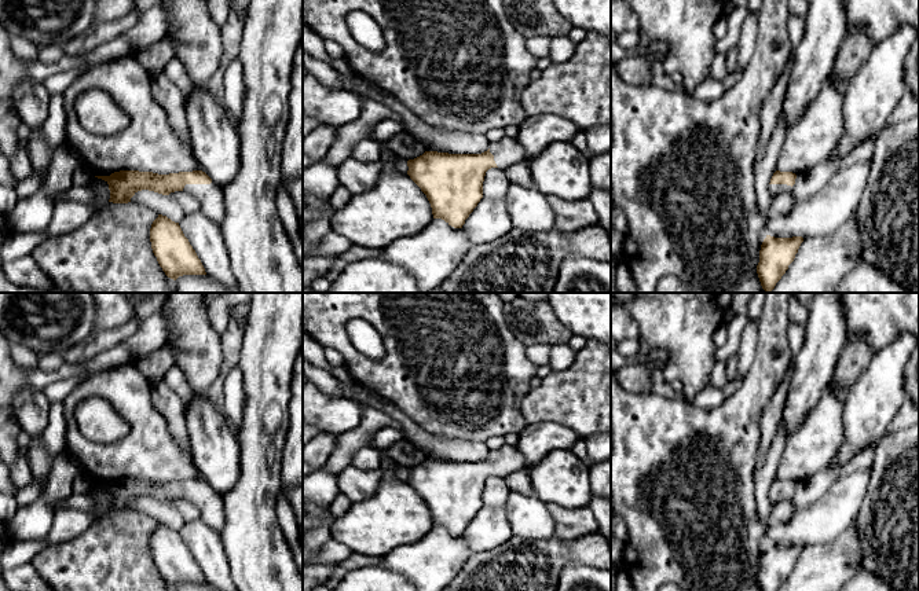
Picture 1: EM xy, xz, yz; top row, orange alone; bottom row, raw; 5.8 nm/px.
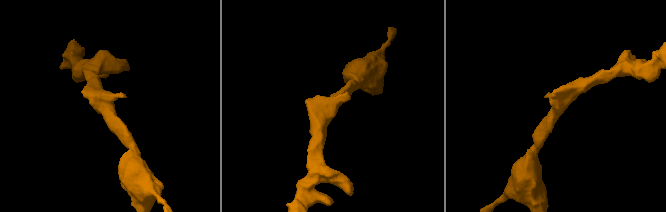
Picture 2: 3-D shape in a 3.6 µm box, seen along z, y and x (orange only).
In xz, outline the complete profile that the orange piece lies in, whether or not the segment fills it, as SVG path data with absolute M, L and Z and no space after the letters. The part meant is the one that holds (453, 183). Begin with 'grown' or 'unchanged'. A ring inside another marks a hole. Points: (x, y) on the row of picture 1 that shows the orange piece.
grown; M505 136L498 143L490 143L488 150L482 154L425 151L407 161L407 175L426 195L433 219L462 228L483 198L486 172L524 159L524 148L516 137Z

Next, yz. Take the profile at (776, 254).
unchanged; M766 235L761 245L757 265L761 286L766 293L770 293L786 274L802 242L802 236L775 238Z

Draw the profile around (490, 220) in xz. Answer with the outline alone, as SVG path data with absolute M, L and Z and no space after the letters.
M482 198L462 225L472 246L493 242L512 228L506 199Z

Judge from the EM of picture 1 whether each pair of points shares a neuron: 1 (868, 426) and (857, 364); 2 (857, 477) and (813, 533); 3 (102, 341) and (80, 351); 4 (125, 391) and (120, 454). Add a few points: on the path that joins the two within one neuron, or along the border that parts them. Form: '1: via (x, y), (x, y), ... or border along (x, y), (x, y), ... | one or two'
1: border along (871, 355), (870, 364), (857, 378), (844, 403) | two
2: via (849, 491), (826, 520) | one
3: via (96, 341), (85, 349) | one
4: via (135, 406), (135, 439) | one

